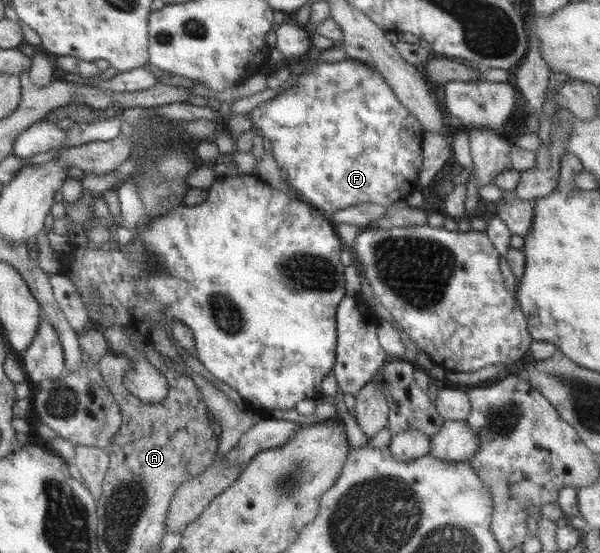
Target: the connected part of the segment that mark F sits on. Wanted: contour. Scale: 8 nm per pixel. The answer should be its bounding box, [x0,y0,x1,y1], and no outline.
[247,60,424,217]

